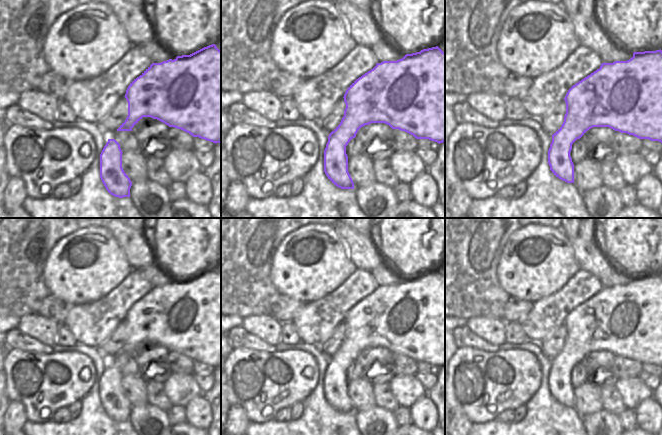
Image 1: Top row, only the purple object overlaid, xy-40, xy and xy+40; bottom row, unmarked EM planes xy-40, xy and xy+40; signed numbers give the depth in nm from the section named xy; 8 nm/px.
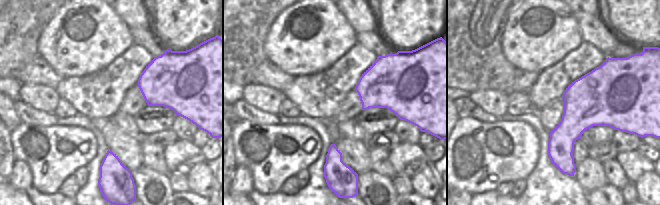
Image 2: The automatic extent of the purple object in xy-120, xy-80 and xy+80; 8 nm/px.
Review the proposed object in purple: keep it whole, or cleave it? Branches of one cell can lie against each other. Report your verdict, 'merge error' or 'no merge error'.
no merge error

